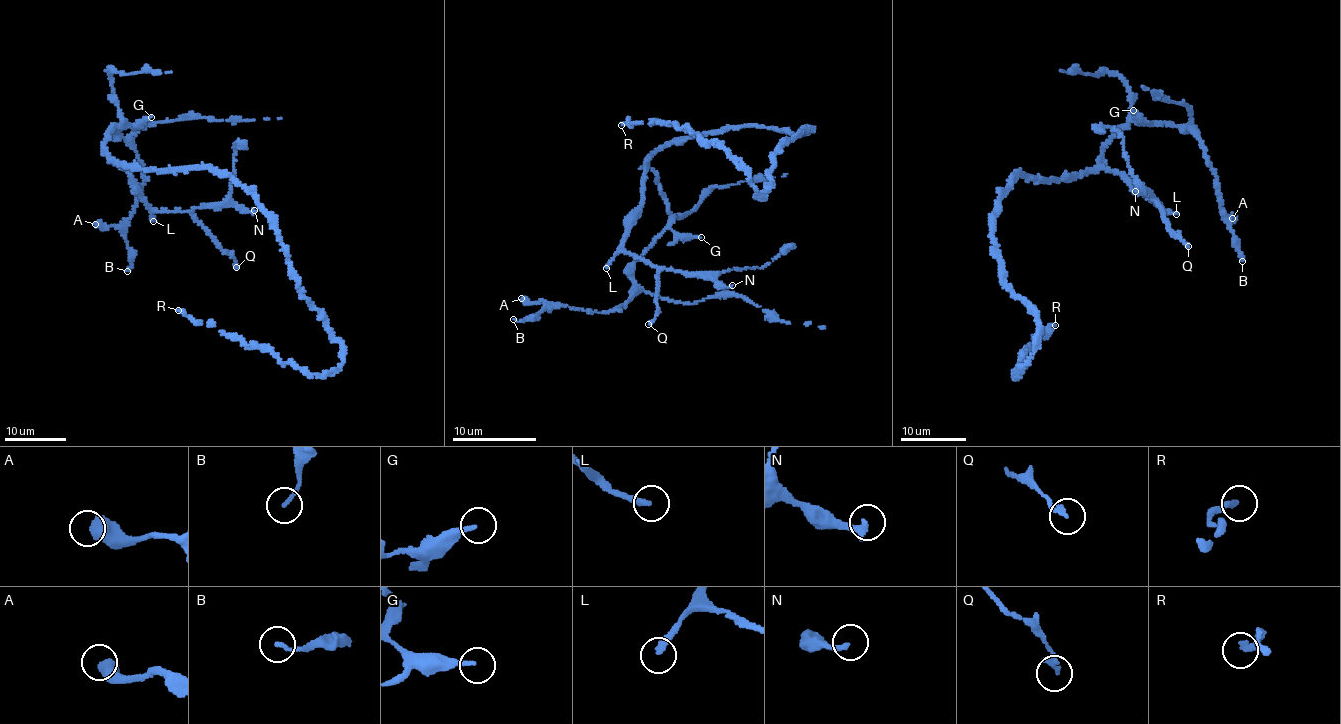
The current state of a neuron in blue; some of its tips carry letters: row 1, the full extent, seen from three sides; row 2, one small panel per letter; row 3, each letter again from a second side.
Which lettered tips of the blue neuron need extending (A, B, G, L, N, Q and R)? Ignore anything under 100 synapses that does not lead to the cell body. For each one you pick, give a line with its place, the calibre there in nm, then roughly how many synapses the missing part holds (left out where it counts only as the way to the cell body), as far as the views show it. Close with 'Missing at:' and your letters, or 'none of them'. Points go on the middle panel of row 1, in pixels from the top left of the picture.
L: at (606, 268); 260 nm thick; about 180 synapses
Missing at: L

